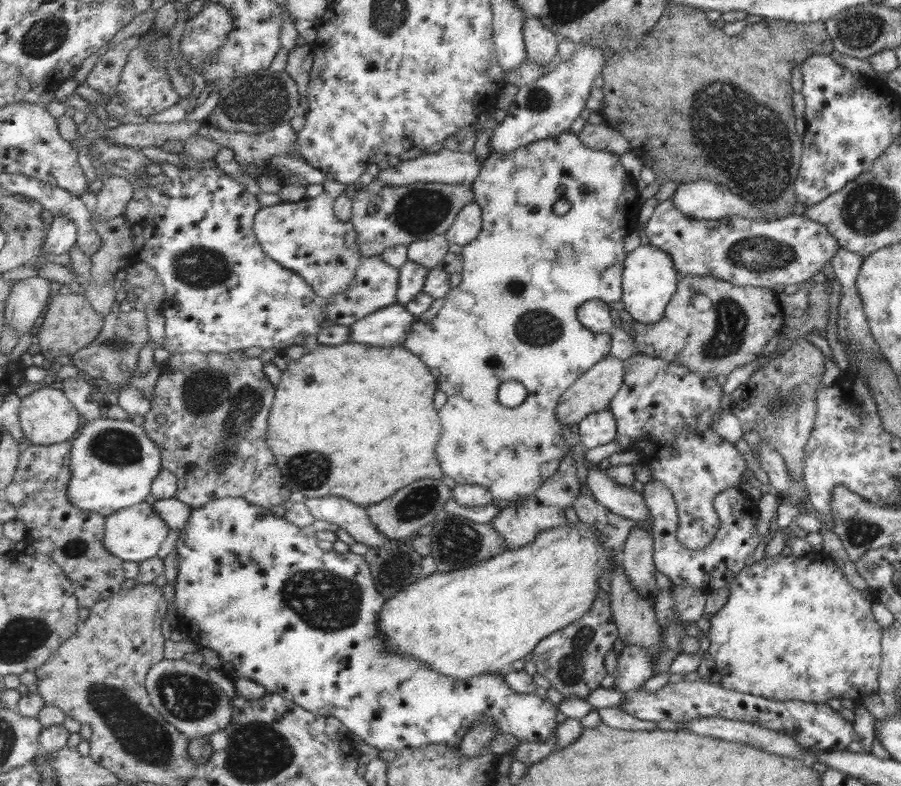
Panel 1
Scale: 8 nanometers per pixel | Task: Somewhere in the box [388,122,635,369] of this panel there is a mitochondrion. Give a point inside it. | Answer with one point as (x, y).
(422, 211)

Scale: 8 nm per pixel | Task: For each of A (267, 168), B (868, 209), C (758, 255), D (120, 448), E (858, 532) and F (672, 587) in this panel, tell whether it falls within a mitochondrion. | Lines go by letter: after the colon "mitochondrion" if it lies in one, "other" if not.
A: other
B: mitochondrion
C: mitochondrion
D: mitochondrion
E: mitochondrion
F: other

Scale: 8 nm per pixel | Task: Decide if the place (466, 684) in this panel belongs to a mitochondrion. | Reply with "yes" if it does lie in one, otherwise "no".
no

